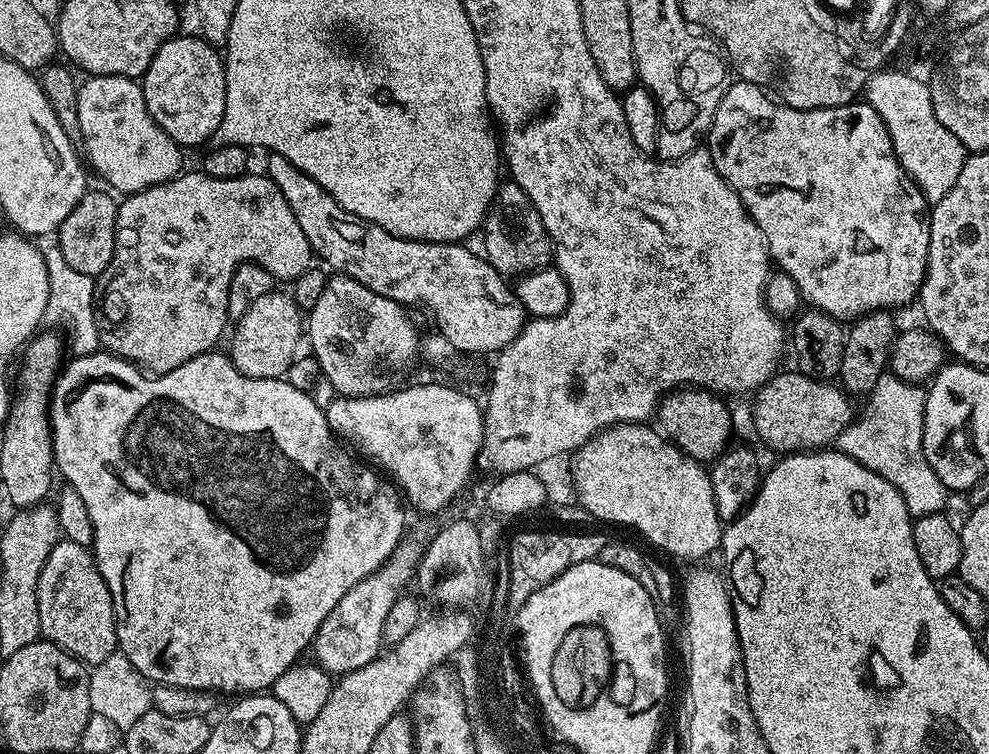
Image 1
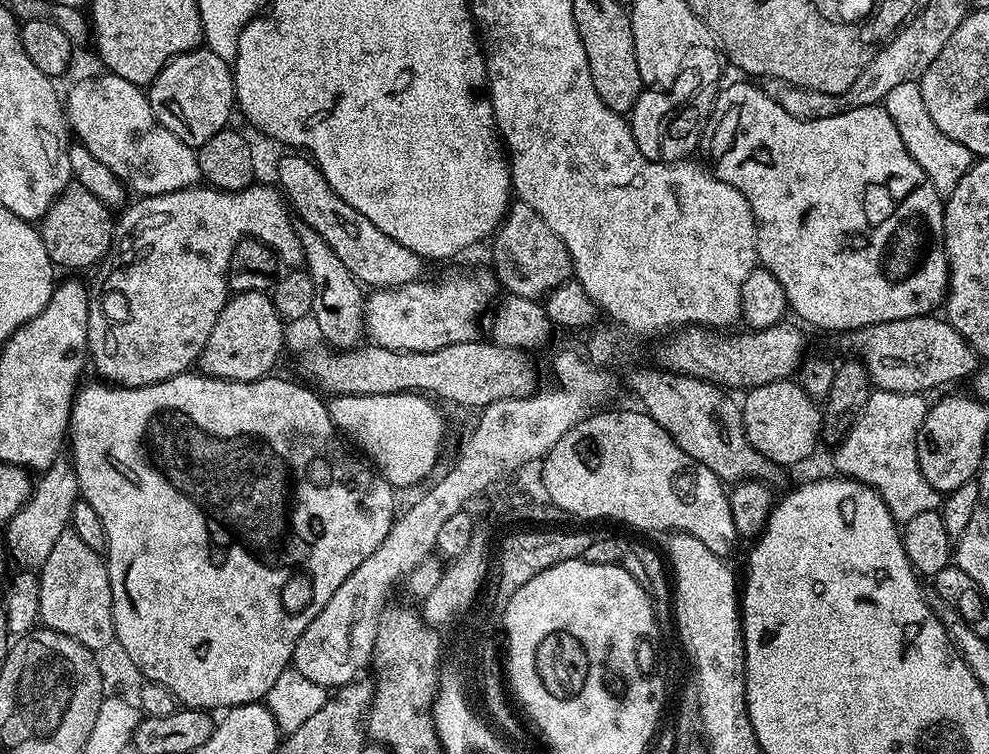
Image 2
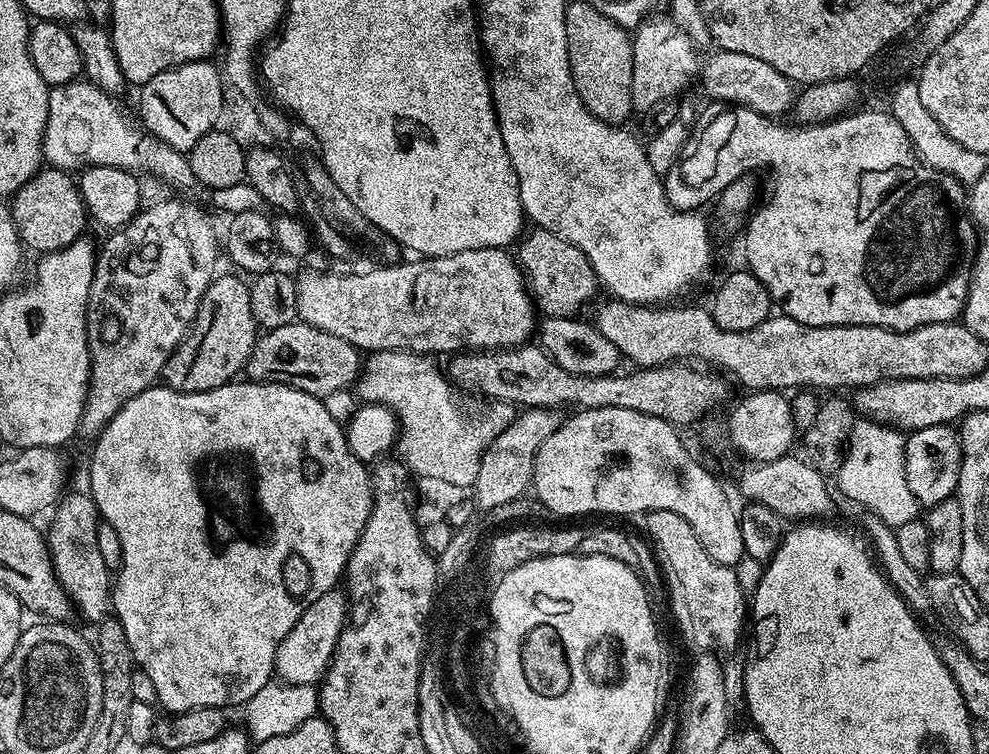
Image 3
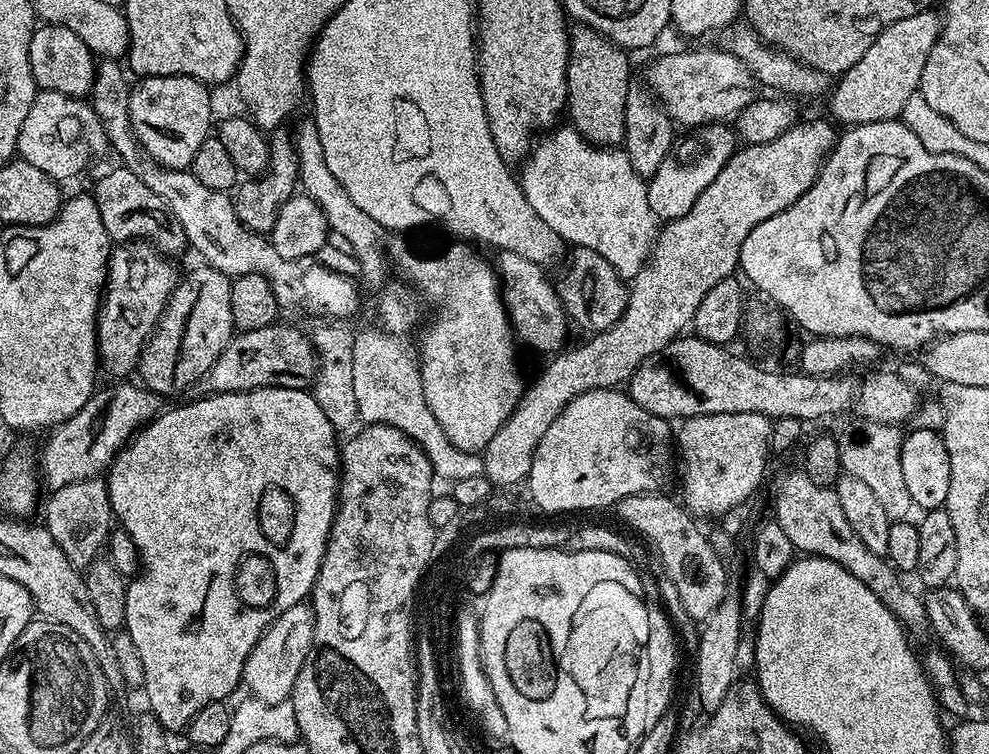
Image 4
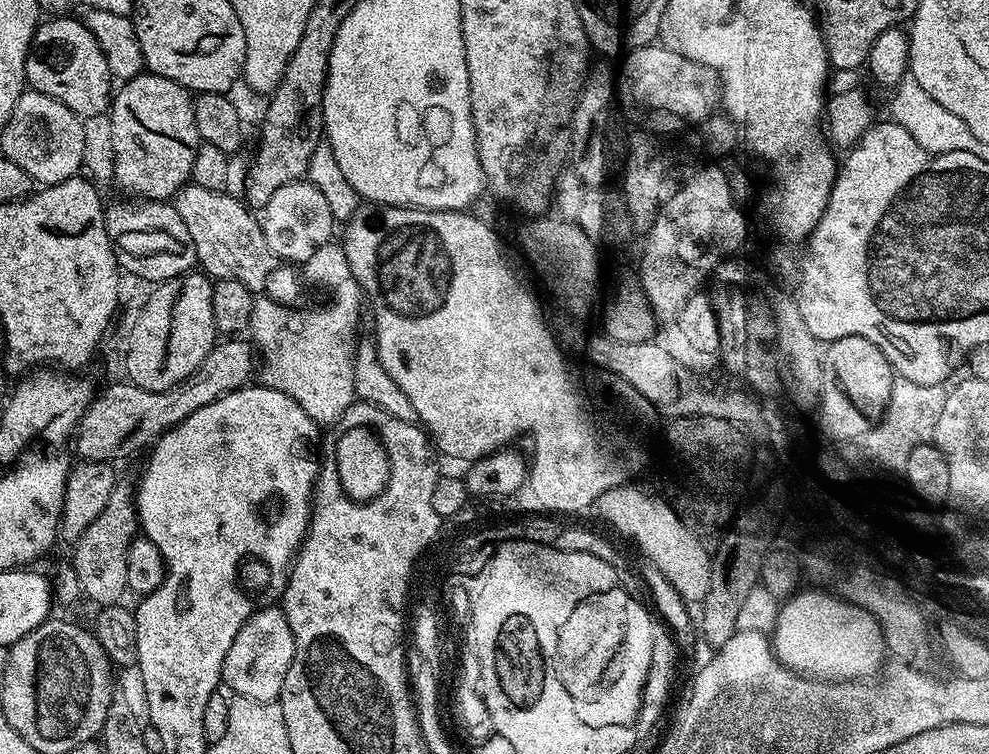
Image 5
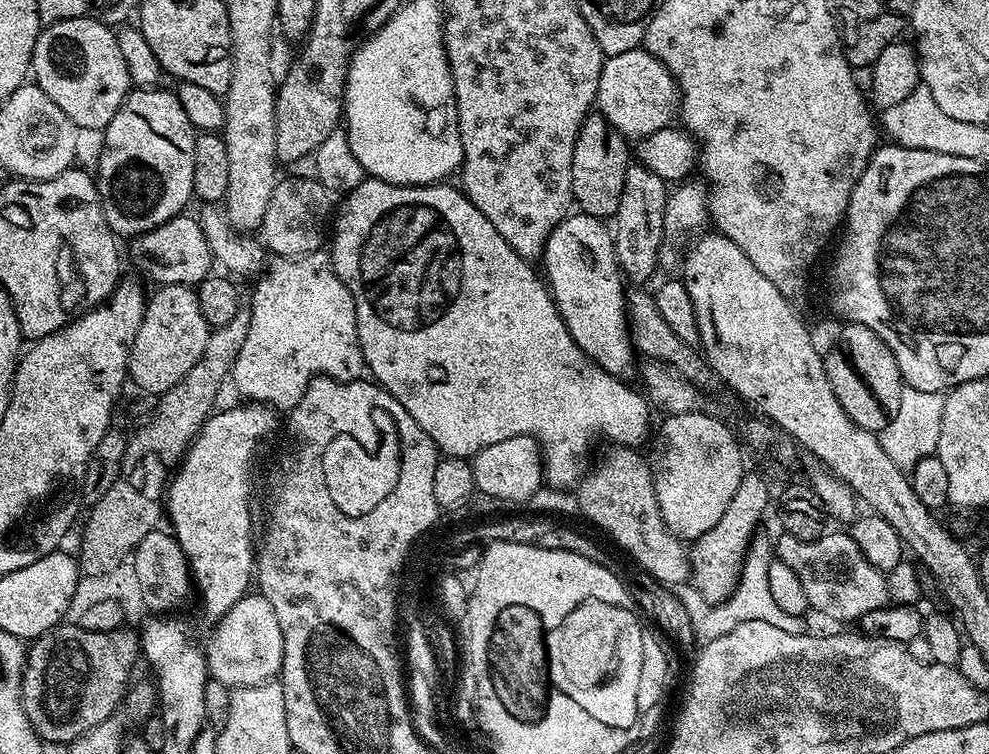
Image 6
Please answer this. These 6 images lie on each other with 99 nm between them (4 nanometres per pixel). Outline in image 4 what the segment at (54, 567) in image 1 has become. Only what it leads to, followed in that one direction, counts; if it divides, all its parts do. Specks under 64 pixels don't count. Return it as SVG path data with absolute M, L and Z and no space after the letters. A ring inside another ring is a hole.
M103 479L70 482L66 486L55 489L51 493L48 505L44 508L44 520L50 535L58 546L62 546L62 554L70 558L75 568L87 569L101 555L108 539L108 533L114 527L114 517L110 506L108 485Z

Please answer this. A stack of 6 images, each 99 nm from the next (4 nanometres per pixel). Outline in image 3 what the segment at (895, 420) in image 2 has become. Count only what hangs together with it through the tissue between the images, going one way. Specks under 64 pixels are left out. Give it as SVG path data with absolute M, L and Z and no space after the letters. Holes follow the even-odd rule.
M860 422L855 425L844 450L844 461L835 477L834 484L848 500L868 508L869 513L882 518L886 526L897 528L921 515L922 506L910 491L904 473L904 446L891 436L891 431L872 422Z

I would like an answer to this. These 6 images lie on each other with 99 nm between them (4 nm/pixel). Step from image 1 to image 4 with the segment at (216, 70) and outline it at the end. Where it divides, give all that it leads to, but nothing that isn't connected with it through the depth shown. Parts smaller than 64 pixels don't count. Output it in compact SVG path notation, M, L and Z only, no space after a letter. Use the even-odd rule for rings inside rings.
M145 76L130 94L130 122L144 155L161 168L191 169L198 146L213 131L209 85L189 76Z

